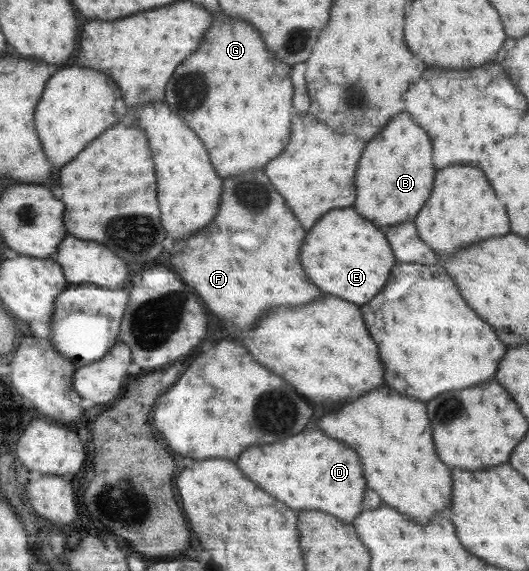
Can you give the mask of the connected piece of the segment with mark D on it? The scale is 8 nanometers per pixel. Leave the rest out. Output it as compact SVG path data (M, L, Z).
M322 432L298 434L284 442L248 448L238 458L238 468L242 468L250 480L262 484L270 496L278 496L278 500L294 510L322 510L346 522L354 520L362 510L366 480L358 454Z

